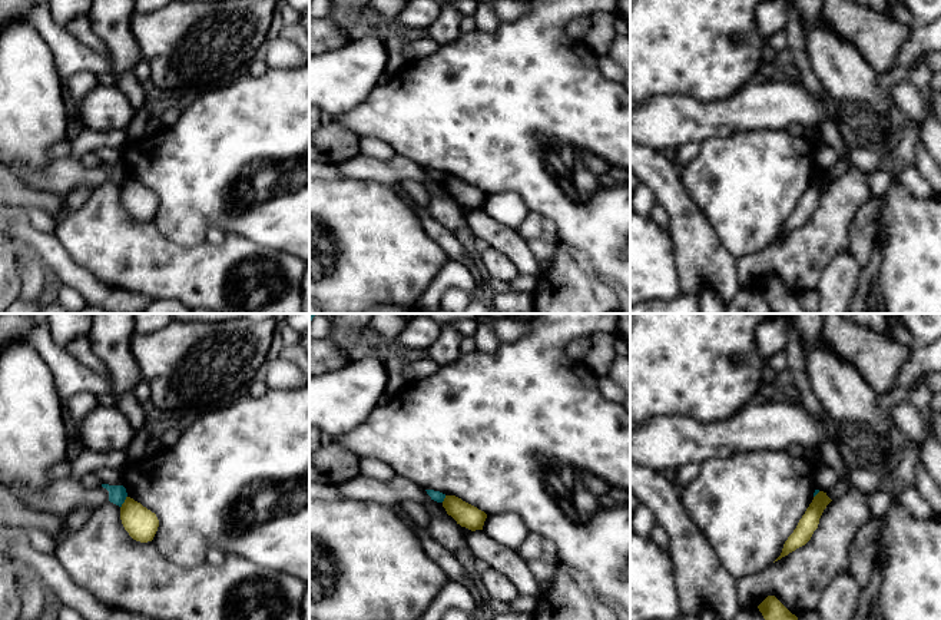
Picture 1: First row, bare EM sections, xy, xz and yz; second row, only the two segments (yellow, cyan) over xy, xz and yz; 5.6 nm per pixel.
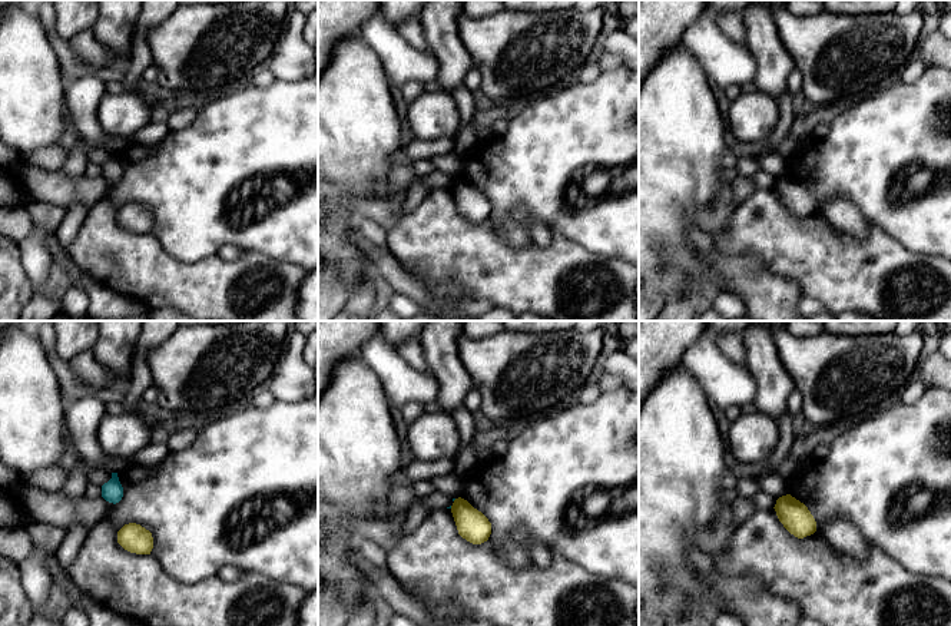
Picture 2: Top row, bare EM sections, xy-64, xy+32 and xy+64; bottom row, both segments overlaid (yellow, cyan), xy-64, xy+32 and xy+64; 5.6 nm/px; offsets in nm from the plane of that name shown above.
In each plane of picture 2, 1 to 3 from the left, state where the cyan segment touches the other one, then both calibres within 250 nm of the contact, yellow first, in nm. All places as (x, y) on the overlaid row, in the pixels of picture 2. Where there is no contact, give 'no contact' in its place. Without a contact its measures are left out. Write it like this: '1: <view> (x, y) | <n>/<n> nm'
1: no contact
2: no contact
3: no contact

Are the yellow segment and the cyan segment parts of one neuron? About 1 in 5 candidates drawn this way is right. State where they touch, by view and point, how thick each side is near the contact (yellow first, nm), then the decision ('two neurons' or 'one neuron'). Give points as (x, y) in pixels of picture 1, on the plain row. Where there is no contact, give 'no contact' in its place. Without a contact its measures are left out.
contact xy (125, 181); calibres 180 and 100 nm; two neurons

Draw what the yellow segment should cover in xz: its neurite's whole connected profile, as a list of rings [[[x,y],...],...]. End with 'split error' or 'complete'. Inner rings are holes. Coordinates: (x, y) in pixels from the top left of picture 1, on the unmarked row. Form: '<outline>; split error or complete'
[[[445,175],[443,186],[445,188],[447,193],[451,195],[461,206],[471,210],[483,209],[487,193],[477,186],[455,175]]]; complete

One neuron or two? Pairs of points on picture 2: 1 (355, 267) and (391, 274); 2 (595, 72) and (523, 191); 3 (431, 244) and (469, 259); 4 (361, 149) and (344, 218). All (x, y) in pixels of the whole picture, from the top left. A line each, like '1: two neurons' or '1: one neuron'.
1: two neurons
2: two neurons
3: one neuron
4: one neuron

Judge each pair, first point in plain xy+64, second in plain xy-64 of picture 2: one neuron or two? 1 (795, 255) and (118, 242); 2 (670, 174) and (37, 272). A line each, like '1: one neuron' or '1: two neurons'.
1: one neuron
2: two neurons

